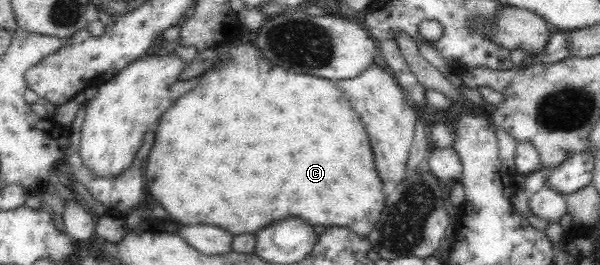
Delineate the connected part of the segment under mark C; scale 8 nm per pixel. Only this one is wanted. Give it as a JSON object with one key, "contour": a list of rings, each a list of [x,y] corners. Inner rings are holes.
{"contour":[[[249,44],[222,45],[218,50],[221,56],[226,55],[230,61],[219,66],[218,69],[207,70],[200,75],[198,83],[189,92],[182,94],[157,122],[154,130],[155,143],[145,160],[147,167],[145,181],[149,186],[151,196],[159,200],[158,204],[165,206],[165,210],[169,212],[173,220],[183,225],[213,224],[233,235],[254,233],[256,230],[269,226],[275,220],[283,220],[289,216],[303,218],[305,222],[313,226],[347,227],[358,235],[368,235],[379,220],[386,198],[383,194],[383,181],[375,167],[373,149],[365,125],[353,110],[344,92],[335,86],[335,81],[310,74],[297,74],[273,64],[257,47],[249,46]]]}

